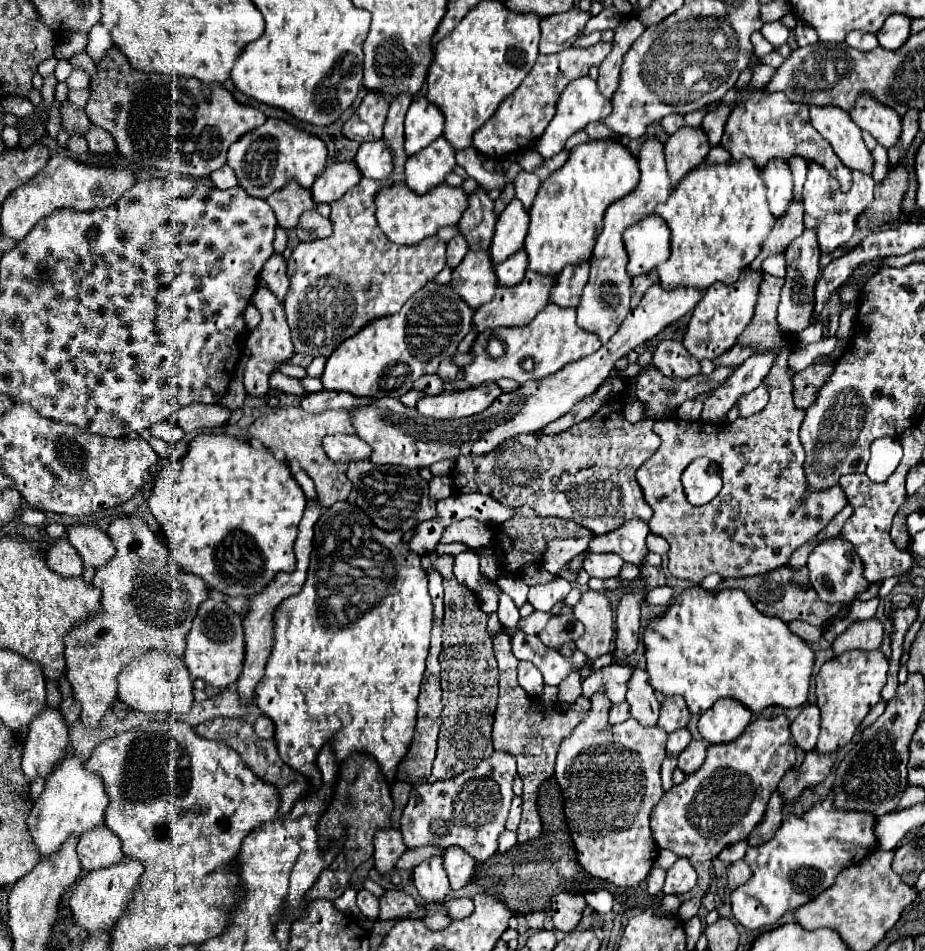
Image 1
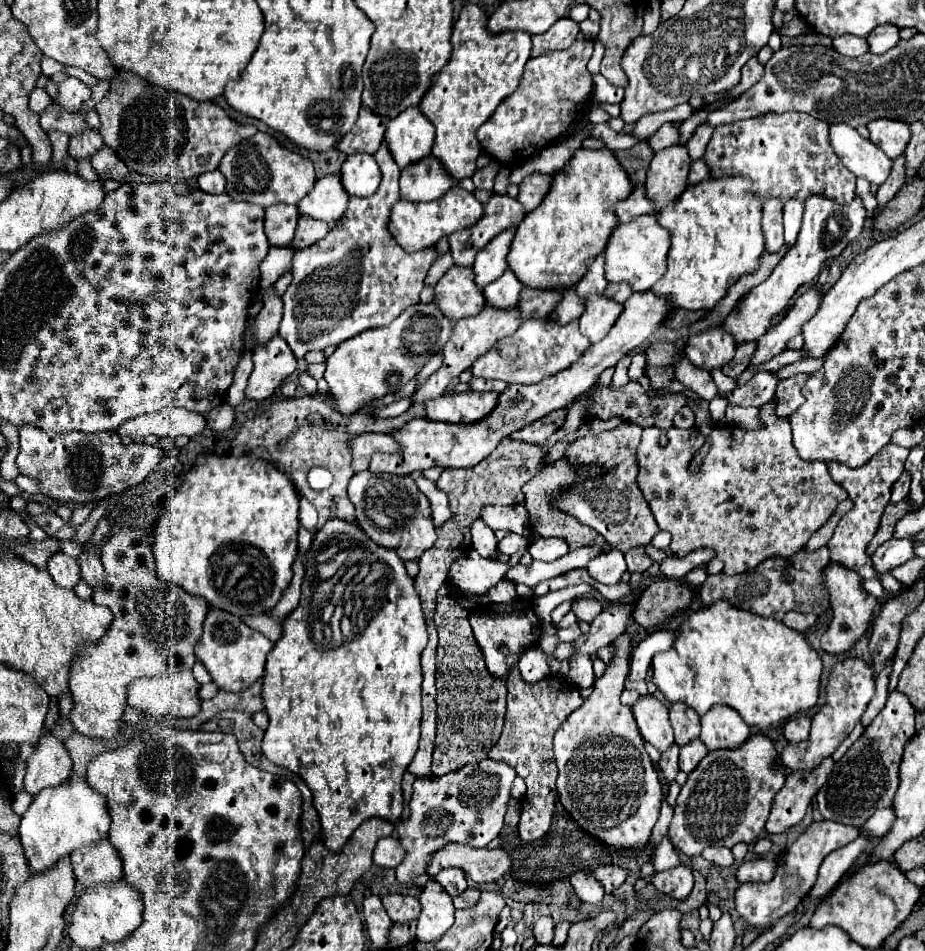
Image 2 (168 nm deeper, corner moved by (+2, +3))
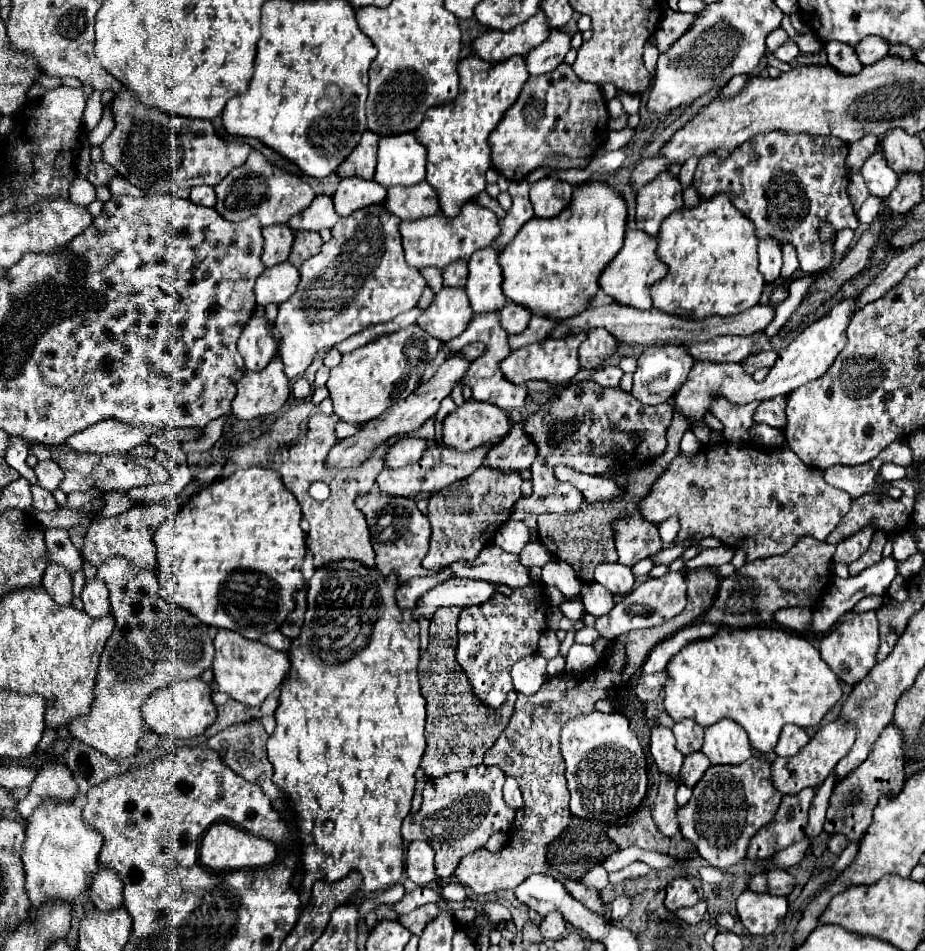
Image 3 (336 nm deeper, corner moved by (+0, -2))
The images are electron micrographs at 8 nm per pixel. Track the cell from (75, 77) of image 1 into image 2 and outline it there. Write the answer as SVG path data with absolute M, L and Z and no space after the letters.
M66 77L60 85L58 85L58 97L54 99L54 103L62 109L62 111L76 111L80 109L86 101L90 99L90 87L84 85L80 79L76 77Z

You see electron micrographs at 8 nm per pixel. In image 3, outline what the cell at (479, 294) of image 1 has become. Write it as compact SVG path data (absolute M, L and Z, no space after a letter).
M444 286L434 296L434 302L416 320L416 324L432 336L440 338L442 342L448 342L468 328L472 316L474 312L466 296L466 290Z

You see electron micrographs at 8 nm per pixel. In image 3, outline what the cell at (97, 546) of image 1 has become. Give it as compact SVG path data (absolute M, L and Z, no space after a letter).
M90 578L86 580L82 588L82 602L84 602L84 612L92 618L100 618L110 612L110 602L108 602L108 588L100 578Z

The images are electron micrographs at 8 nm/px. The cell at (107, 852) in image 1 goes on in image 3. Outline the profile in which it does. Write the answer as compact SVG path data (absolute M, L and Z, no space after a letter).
M100 866L92 878L88 894L98 910L112 910L122 906L122 890L124 882L120 876L112 868Z

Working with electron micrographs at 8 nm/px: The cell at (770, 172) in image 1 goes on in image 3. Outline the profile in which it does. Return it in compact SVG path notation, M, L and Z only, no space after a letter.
M762 238L758 244L758 256L760 256L760 272L764 274L766 284L776 282L780 278L782 268L780 242L774 238Z

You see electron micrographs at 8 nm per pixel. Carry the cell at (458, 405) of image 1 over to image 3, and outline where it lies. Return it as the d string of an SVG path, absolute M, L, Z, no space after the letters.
M464 402L442 422L442 440L460 450L472 450L482 444L496 444L512 426L510 414L494 404Z

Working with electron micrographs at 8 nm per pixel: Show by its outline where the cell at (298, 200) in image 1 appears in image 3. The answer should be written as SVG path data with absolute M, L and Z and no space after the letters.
M288 224L266 226L266 228L262 228L262 236L266 240L262 262L266 266L274 266L274 264L288 260L290 248L292 248L292 242L294 242L294 230Z

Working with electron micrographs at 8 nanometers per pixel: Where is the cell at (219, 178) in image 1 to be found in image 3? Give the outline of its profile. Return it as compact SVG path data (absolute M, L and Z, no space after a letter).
M194 186L192 188L192 194L190 194L190 200L194 200L194 204L202 204L202 206L214 206L216 204L216 194L214 194L214 188L212 186Z

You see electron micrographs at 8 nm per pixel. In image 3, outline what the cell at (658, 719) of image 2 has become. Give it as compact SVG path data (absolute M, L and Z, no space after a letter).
M654 724L652 726L652 738L650 738L650 754L658 766L658 772L678 778L680 776L680 766L684 756L676 750L674 746L674 734L670 728Z

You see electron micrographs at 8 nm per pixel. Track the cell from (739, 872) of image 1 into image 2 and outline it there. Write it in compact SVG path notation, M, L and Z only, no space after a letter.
M752 859L746 861L738 867L738 881L740 883L748 883L748 881L770 881L772 875L776 873L776 861L768 861L768 859Z

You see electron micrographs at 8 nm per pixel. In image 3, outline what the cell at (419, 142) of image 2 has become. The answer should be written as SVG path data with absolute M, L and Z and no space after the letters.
M414 132L398 136L382 136L378 150L376 176L382 186L412 186L426 176L426 146L418 142Z

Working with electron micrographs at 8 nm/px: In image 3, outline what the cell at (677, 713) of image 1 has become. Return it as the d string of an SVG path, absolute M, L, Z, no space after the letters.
M682 720L674 724L674 736L676 736L676 748L682 754L690 754L702 748L702 736L704 736L704 728L694 722L694 720Z

